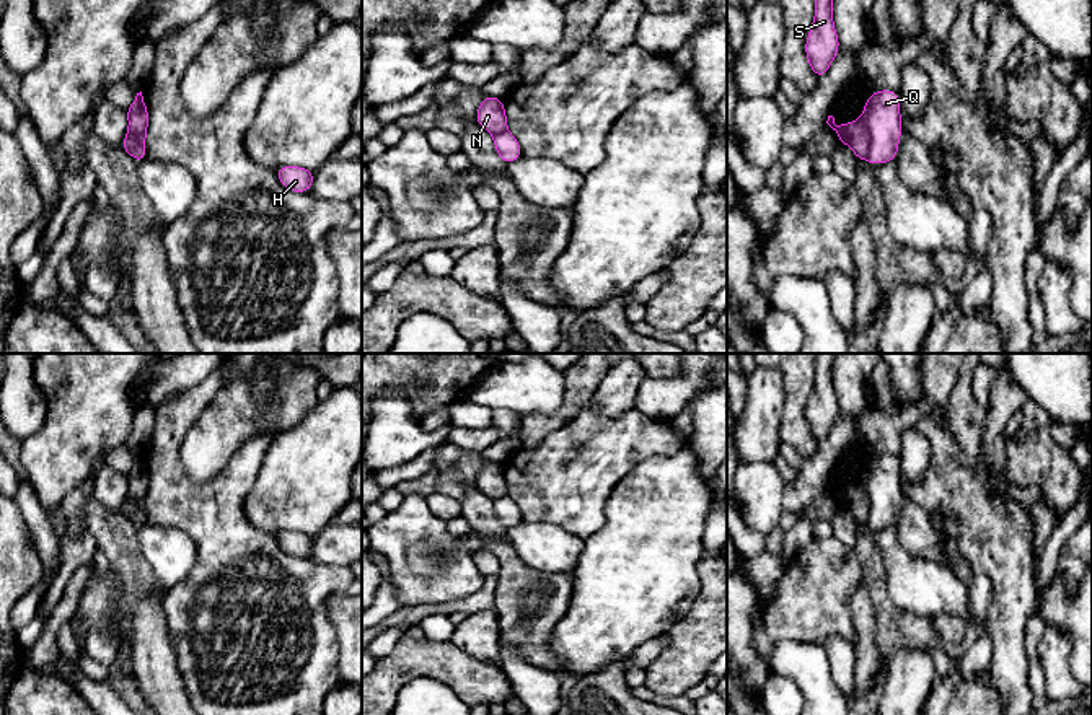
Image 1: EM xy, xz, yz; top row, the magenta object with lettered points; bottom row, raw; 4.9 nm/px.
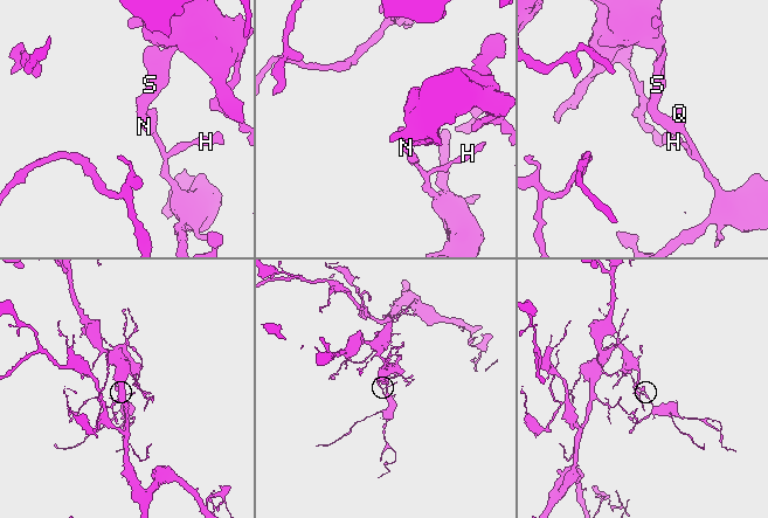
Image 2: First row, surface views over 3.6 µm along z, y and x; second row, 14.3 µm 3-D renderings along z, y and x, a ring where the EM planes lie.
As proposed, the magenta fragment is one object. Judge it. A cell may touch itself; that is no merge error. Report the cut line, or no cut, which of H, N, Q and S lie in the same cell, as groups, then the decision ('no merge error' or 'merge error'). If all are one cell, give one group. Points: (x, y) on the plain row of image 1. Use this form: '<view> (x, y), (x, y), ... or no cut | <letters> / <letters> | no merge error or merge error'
yz (861, 484), (869, 500), (867, 523) | H Q / N S | merge error

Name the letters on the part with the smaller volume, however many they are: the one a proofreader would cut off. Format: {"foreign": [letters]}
{"foreign": ["H", "Q"]}

